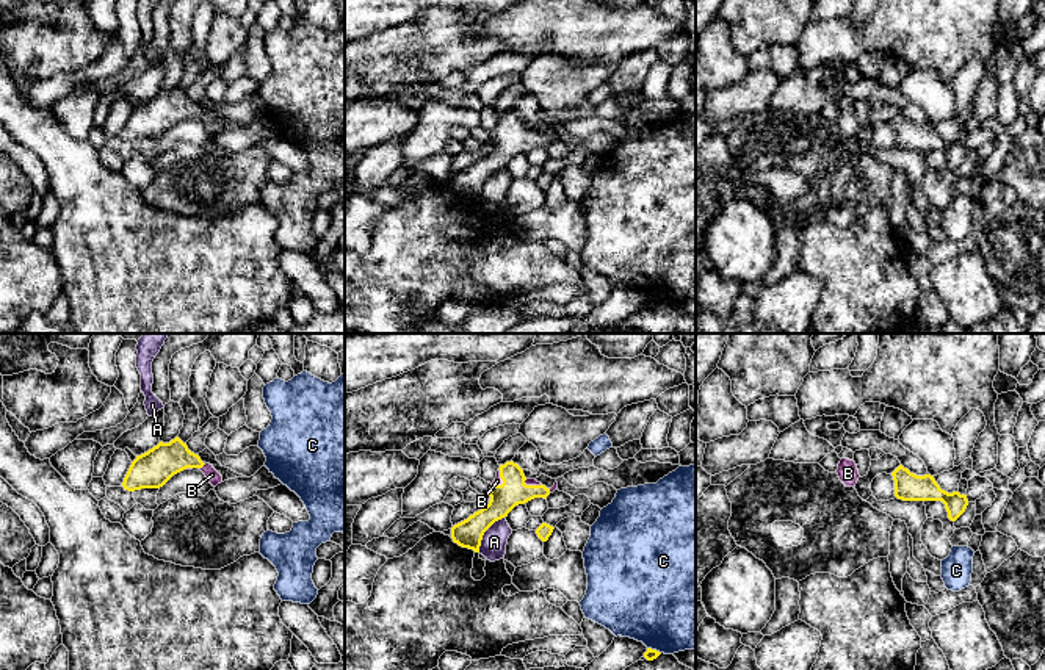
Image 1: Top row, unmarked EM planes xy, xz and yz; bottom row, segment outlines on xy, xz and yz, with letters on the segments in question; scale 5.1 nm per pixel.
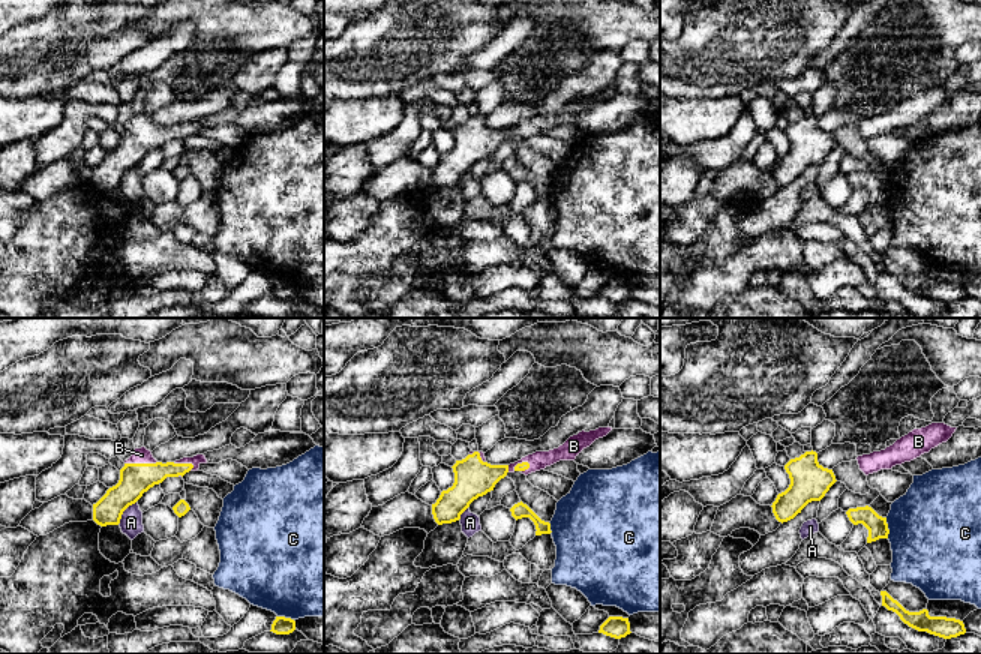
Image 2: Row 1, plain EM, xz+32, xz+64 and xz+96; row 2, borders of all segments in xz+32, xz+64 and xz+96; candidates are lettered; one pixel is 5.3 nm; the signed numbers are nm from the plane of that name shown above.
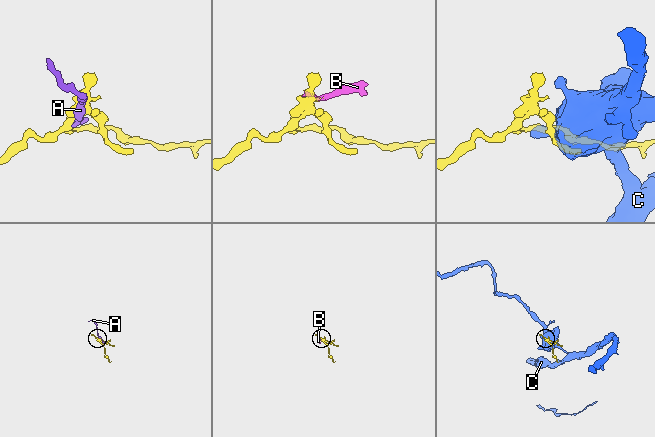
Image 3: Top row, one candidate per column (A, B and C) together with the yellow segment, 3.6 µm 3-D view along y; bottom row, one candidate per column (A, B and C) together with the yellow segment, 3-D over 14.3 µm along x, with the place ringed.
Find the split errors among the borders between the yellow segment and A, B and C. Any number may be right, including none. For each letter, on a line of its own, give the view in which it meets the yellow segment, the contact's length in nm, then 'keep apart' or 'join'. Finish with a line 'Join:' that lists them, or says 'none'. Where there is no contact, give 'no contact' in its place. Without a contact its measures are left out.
A: contact in xz; length 240 nm; keep apart
B: contact in xy; length 50 nm; join
C: contact in xz; length 80 nm; keep apart
Join: B

